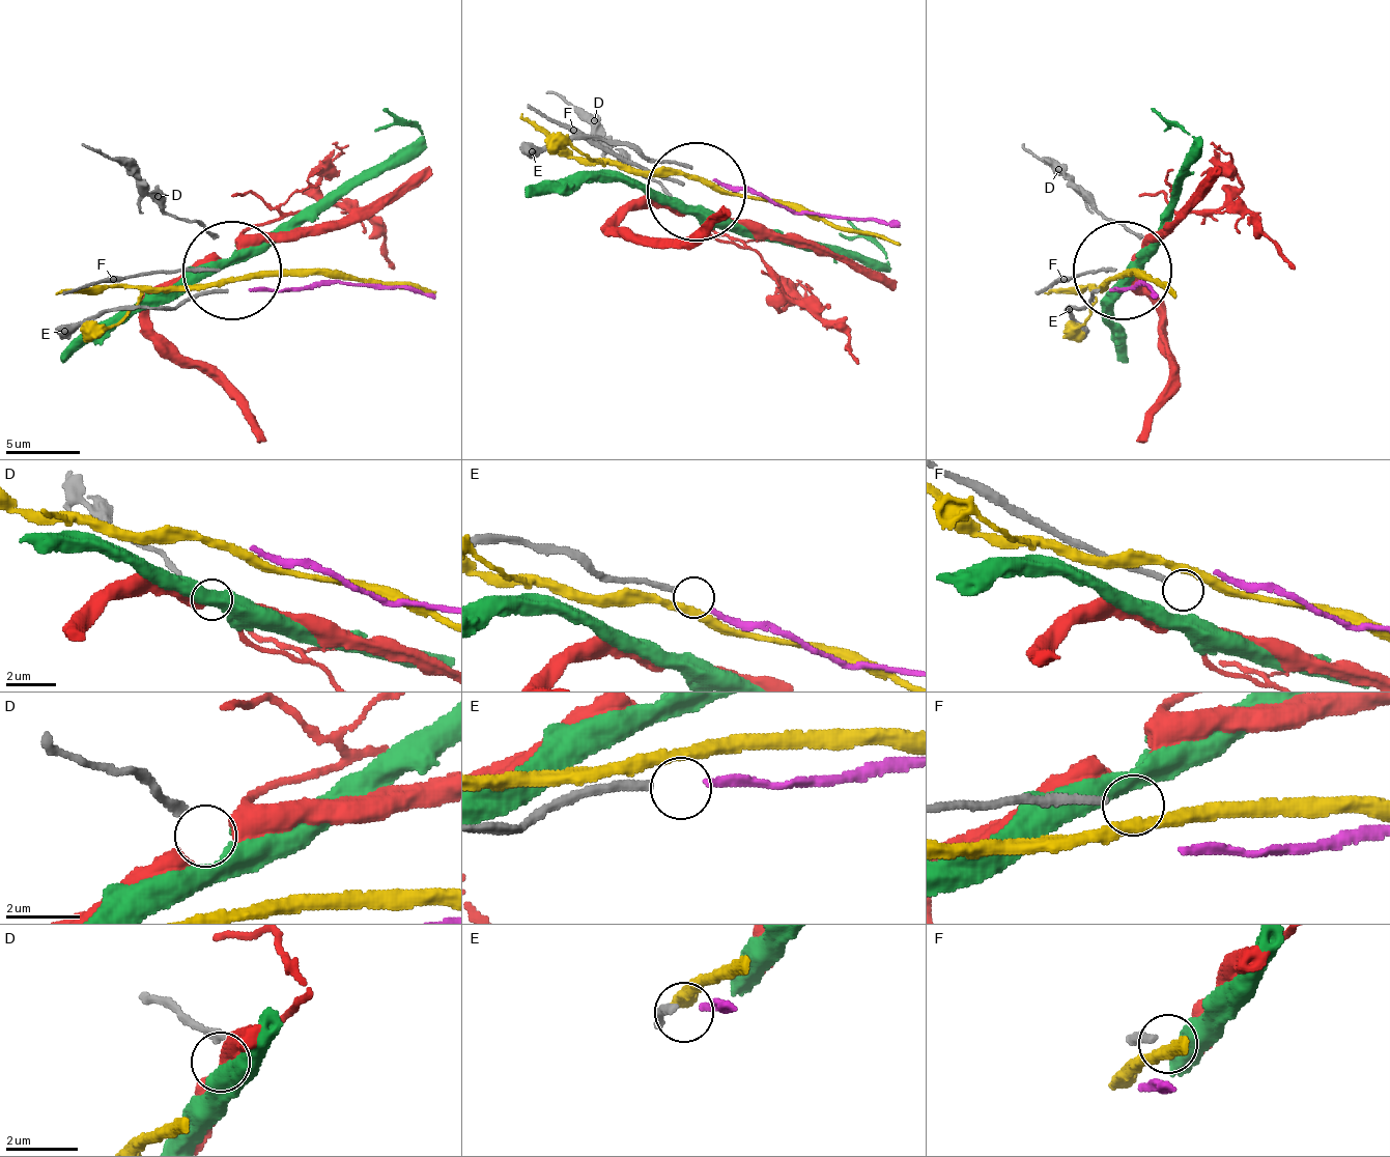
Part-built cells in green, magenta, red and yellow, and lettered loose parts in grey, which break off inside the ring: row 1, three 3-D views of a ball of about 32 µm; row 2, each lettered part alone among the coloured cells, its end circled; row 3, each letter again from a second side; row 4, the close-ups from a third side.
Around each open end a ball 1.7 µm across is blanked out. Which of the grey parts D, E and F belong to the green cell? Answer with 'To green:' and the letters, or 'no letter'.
To green: D

